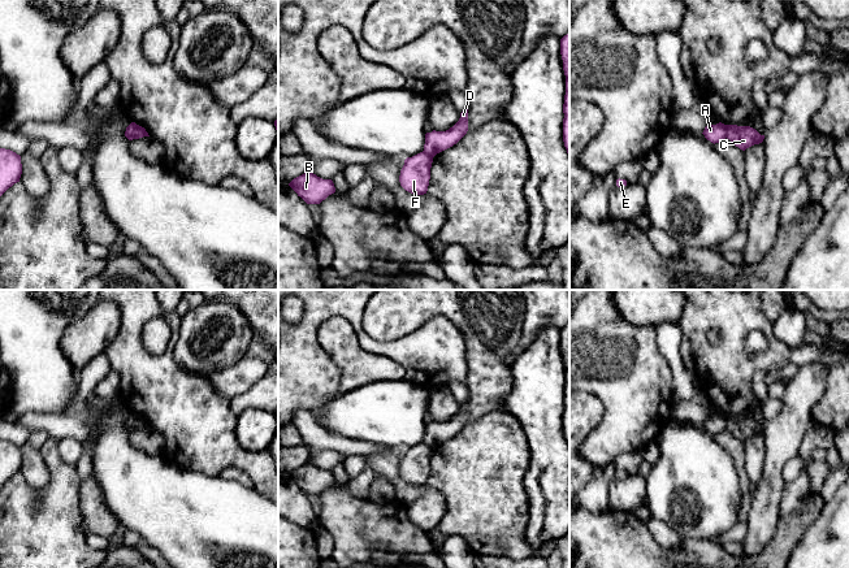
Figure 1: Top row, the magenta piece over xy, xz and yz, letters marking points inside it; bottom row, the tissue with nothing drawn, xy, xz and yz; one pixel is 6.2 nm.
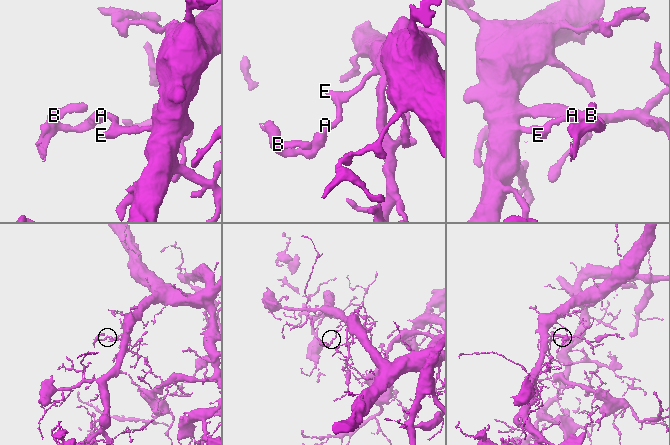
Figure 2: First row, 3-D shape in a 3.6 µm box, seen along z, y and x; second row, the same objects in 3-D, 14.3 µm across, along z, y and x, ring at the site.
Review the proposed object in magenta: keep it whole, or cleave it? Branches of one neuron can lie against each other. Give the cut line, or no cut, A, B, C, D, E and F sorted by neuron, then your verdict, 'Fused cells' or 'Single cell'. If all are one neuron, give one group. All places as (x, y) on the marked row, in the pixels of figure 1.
Split along xy (138, 125), (134, 138). Groups: A D E / B C F. Fused cells

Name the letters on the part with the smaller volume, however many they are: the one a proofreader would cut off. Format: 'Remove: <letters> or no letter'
Remove: B, C, F

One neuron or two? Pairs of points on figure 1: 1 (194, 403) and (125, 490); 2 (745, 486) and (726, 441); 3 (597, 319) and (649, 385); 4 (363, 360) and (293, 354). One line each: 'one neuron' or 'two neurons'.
1: two neurons
2: one neuron
3: one neuron
4: two neurons

